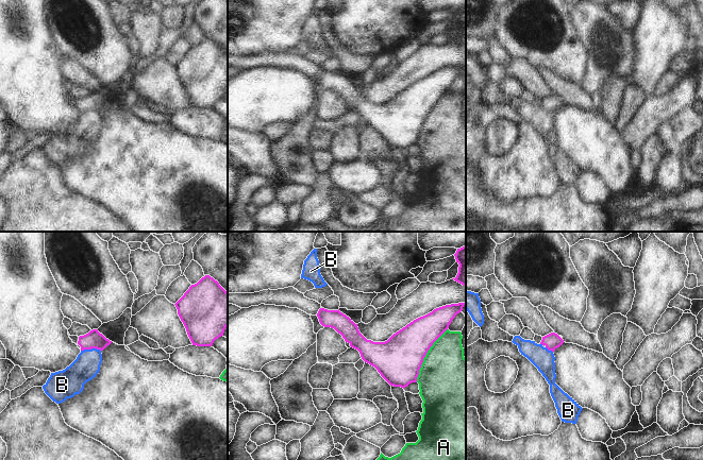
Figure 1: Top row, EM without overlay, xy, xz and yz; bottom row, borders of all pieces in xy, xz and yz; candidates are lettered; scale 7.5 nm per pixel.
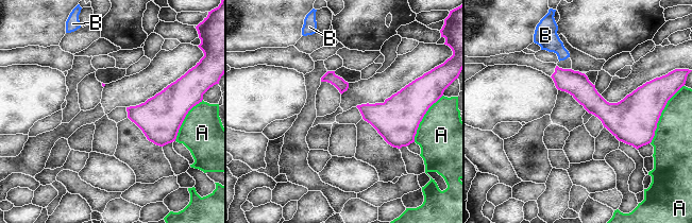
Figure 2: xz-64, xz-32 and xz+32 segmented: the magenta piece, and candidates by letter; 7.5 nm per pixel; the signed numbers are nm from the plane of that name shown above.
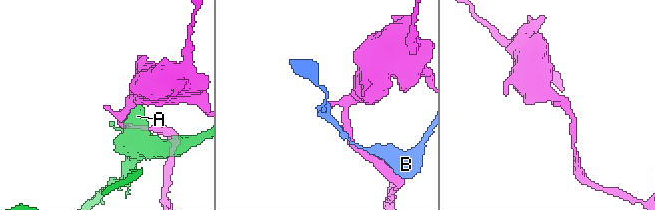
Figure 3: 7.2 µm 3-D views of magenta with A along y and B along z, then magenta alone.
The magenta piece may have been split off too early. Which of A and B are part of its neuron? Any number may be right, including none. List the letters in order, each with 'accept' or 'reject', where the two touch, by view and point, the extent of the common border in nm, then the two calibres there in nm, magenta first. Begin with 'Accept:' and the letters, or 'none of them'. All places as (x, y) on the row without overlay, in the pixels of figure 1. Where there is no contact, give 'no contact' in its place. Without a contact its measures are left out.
Accept: none of them
A: reject | xz (425, 116) | 480 nm | 340/420 nm
B: reject | xy (90, 111) | 150 nm | 140/200 nm

